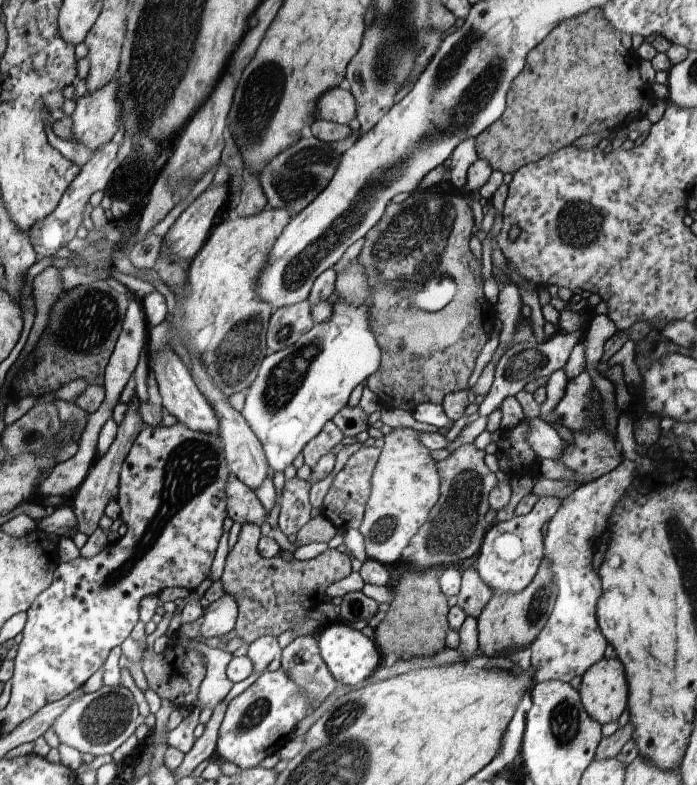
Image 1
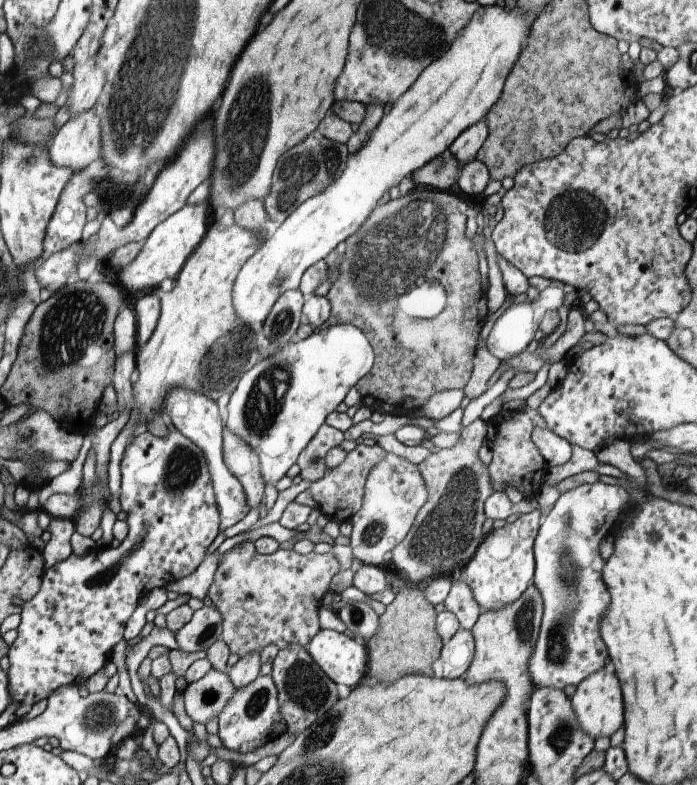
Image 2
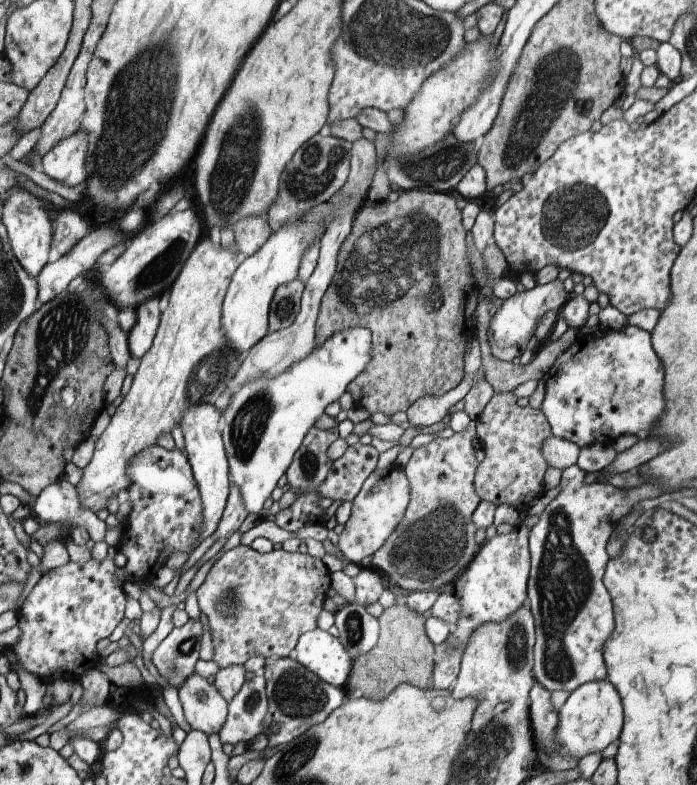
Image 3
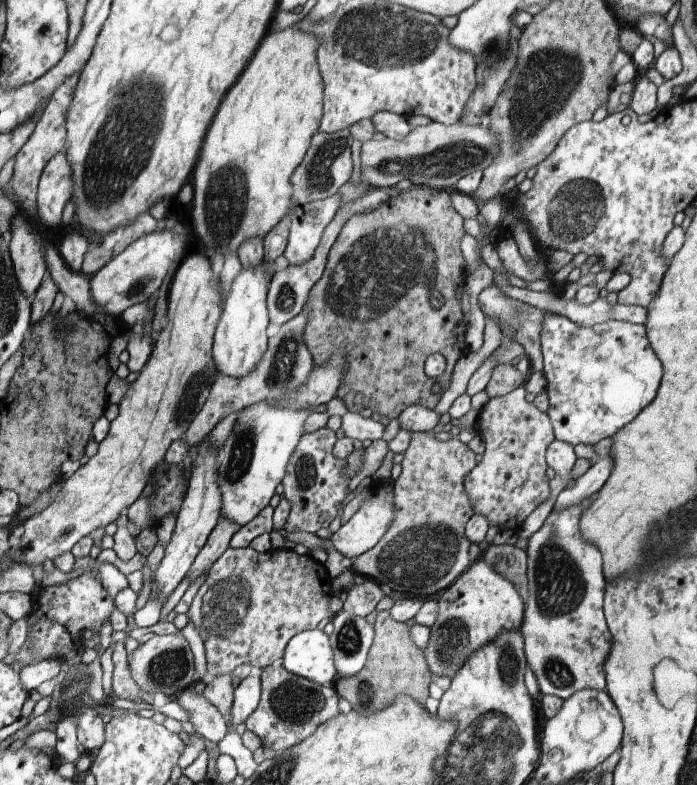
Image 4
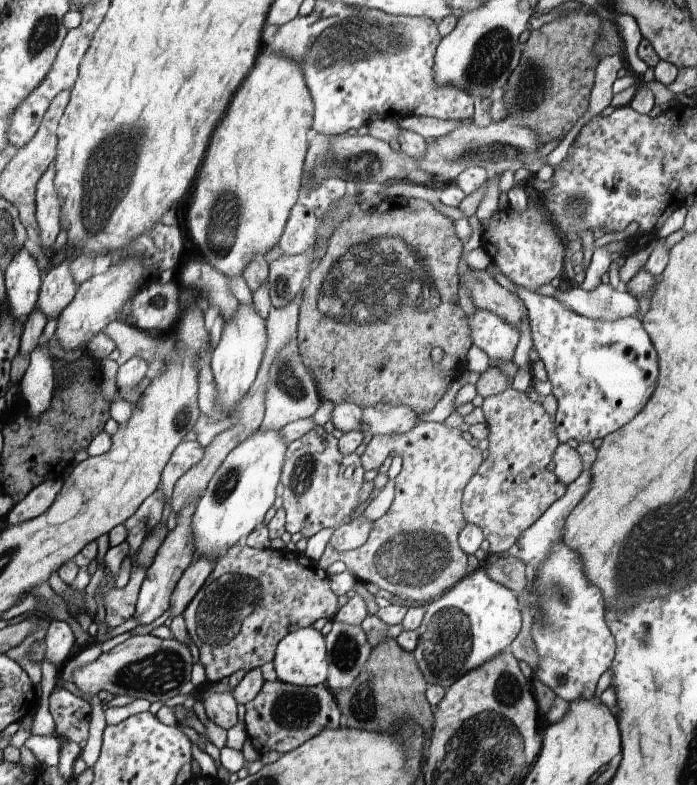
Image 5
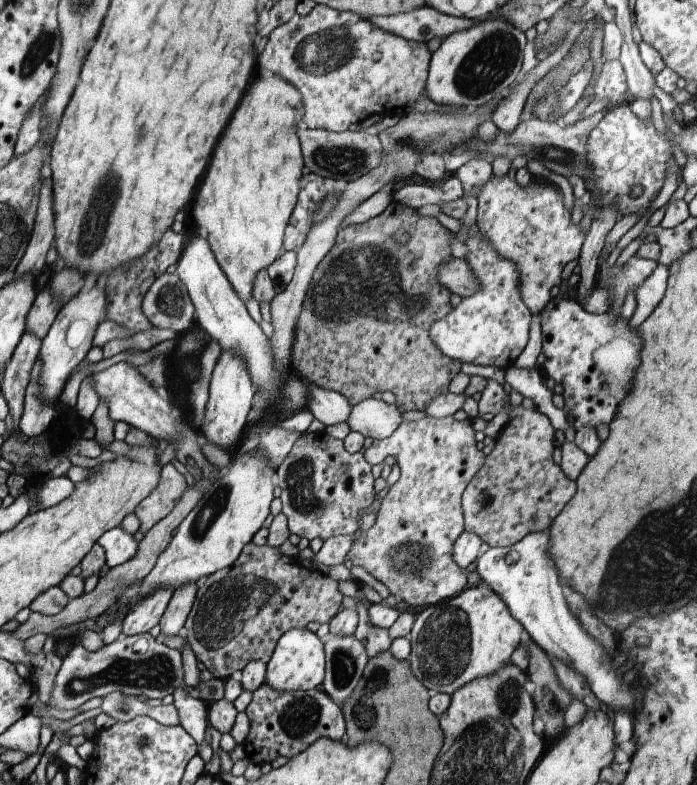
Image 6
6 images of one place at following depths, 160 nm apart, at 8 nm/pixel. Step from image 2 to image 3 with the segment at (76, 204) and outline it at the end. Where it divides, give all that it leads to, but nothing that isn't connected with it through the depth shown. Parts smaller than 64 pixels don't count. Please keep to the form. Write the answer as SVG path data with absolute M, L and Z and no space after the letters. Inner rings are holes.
M61 209L56 216L55 253L68 254L89 233L88 224L76 211Z

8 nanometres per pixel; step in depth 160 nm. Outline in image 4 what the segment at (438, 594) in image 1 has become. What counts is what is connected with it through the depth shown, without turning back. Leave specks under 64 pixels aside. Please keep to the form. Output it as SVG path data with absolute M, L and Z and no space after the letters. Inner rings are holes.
M379 611L374 627L375 640L364 668L355 675L338 677L335 680L340 698L346 700L348 709L354 709L364 716L370 716L376 708L390 706L397 695L411 696L424 706L430 696L429 686L433 677L424 651L414 644L406 623L396 622L390 616L390 611Z

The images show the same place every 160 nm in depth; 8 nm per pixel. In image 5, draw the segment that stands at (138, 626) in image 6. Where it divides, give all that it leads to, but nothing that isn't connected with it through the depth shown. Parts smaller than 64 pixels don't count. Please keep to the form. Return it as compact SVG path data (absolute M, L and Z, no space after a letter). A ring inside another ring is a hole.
M192 497L186 501L182 508L176 512L165 539L155 554L154 560L147 568L145 579L143 580L139 597L135 606L133 617L139 624L150 624L156 618L160 618L171 605L171 596L174 592L176 583L180 580L184 571L190 566L195 557L195 536L193 533L194 508L199 503L198 497Z

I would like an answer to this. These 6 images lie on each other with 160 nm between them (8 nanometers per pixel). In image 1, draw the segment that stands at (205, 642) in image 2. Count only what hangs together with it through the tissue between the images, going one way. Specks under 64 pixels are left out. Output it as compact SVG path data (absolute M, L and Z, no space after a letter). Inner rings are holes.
M225 594L218 600L211 602L202 616L200 641L211 642L228 634L235 627L238 613L238 603L234 595Z

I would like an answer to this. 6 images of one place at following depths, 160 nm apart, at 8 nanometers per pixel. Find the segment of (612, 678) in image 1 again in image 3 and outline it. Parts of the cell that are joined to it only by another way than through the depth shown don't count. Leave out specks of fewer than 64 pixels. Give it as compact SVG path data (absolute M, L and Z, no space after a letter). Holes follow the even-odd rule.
M607 678L601 681L584 683L576 690L573 690L559 710L559 723L557 724L557 732L553 741L555 744L553 749L562 756L570 755L571 757L578 757L580 760L591 752L602 752L611 742L619 740L623 729L624 713L621 696L618 696L618 694L616 687Z

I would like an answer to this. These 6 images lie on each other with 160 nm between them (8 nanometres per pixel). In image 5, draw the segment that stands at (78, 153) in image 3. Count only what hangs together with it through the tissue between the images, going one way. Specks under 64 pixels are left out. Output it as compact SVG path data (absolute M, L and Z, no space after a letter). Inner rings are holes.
M52 163L36 187L36 216L39 221L41 243L50 251L61 230L59 216L62 208L62 196L55 183L56 175L57 168Z

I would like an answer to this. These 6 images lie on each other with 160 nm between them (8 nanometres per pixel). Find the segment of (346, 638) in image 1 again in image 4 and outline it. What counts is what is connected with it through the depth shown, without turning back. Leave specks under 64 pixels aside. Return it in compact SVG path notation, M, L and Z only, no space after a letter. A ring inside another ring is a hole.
M317 628L299 632L290 640L282 664L294 676L320 686L330 686L338 678L329 636Z

